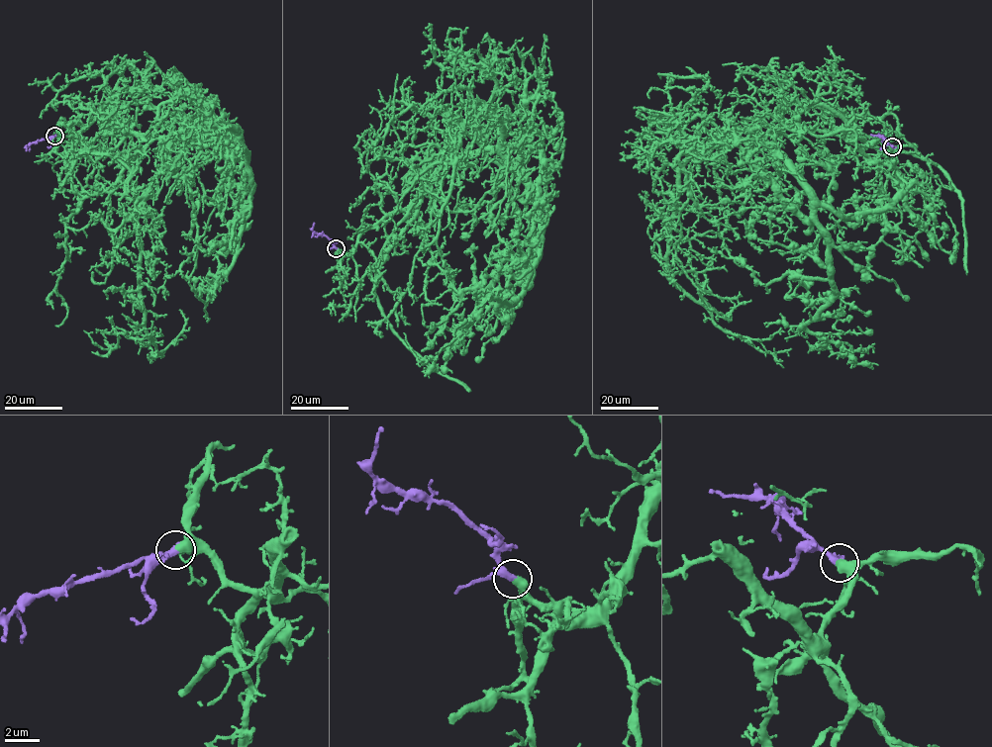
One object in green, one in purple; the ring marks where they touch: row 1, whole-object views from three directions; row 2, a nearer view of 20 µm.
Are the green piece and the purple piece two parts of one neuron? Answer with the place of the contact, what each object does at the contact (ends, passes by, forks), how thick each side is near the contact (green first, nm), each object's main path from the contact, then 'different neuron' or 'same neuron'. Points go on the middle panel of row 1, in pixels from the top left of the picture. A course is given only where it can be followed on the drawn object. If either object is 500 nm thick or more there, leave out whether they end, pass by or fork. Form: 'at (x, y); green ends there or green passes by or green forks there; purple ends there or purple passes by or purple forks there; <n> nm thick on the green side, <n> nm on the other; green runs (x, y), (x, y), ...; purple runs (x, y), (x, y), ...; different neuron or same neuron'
at (336, 248); 550 nm thick on the green side, 280 nm on the other; green runs (337, 248), (348, 253), (406, 208), (437, 160), (497, 145), (495, 111), (474, 104), (437, 236), (398, 301); purple runs (337, 248), (327, 236), (313, 231), (314, 223); same neuron

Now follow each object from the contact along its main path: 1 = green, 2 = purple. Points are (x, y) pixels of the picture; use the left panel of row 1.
1: (54, 136), (70, 141), (110, 102), (128, 129), (166, 141), (137, 228), (144, 330), (160, 353), (148, 349)
2: (54, 136), (34, 141), (26, 150)

